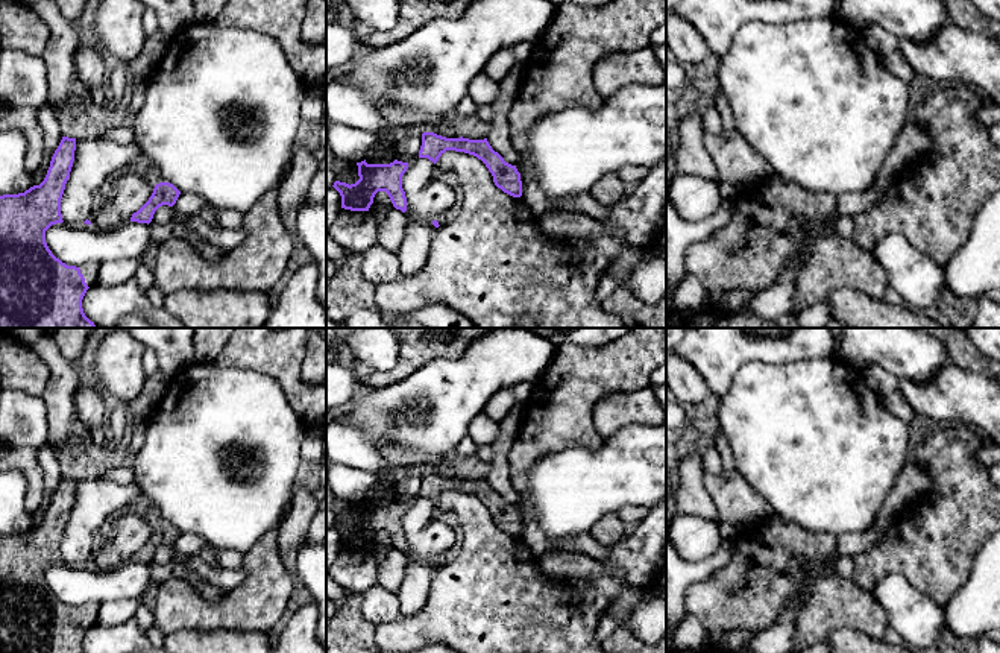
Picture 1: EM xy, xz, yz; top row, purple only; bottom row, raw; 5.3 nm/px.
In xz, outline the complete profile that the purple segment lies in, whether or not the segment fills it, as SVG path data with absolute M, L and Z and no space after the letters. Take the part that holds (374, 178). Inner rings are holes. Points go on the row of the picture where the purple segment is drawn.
M395 159L390 164L357 162L360 179L355 184L335 181L334 188L341 196L341 208L351 211L369 211L378 191L385 191L396 210L407 211L407 197L402 188L402 176L408 162Z

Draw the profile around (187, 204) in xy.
M190 191L181 193L176 203L173 205L175 213L181 216L199 216L208 203L197 194Z

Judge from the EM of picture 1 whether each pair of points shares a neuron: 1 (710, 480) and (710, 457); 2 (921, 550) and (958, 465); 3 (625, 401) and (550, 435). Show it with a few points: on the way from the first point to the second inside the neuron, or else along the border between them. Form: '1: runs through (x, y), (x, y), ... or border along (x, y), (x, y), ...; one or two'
1: border along (723, 468), (718, 473), (706, 473); two
2: runs through (943, 529), (958, 512), (958, 486); one
3: border along (619, 391), (594, 409), (603, 438); two

